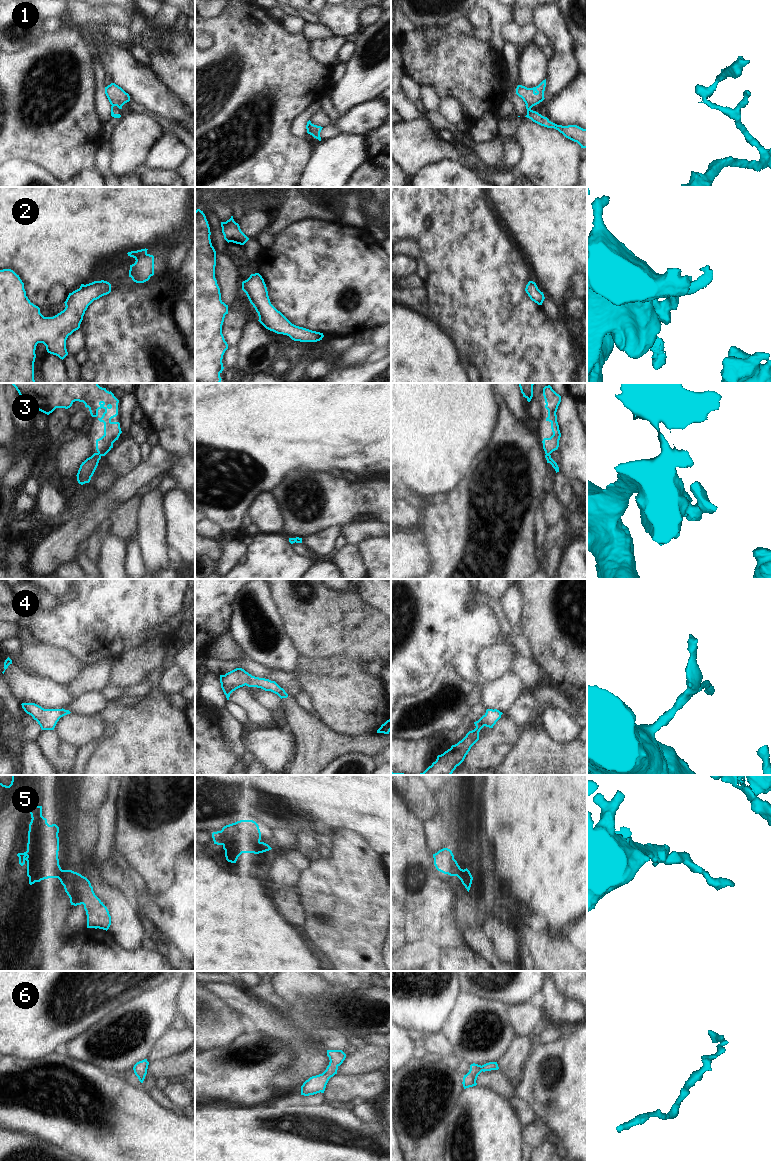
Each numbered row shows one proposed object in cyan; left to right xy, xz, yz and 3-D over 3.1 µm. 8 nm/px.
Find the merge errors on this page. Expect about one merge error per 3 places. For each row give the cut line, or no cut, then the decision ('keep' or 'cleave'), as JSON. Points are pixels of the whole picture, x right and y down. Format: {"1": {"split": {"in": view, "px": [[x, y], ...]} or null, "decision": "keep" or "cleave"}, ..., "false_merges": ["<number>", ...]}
{"1": {"split": {"in": "yz", "px": [[526, 104], [530, 109]]}, "decision": "cleave"}, "2": {"split": null, "decision": "keep"}, "3": {"split": null, "decision": "keep"}, "4": {"split": null, "decision": "keep"}, "5": {"split": null, "decision": "keep"}, "6": {"split": null, "decision": "keep"}, "false_merges": ["1"]}

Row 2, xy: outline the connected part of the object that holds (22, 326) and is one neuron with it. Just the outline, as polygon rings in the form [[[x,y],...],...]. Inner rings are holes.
[[[11,269],[0,270],[0,383],[35,383],[34,362],[38,343],[43,343],[48,353],[63,360],[68,355],[66,340],[80,328],[88,306],[110,292],[111,284],[104,280],[81,284],[79,289],[69,293],[63,311],[53,317],[44,317],[40,308],[26,296],[19,275]]]

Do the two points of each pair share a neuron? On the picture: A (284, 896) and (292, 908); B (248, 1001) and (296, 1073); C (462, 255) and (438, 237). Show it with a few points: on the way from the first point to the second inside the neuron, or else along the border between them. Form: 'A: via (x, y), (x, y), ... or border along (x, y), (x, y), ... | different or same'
A: via (287, 899), (290, 905) | same
B: via (266, 1019), (296, 1047), (296, 1055) | same
C: via (456, 249), (444, 237) | same

